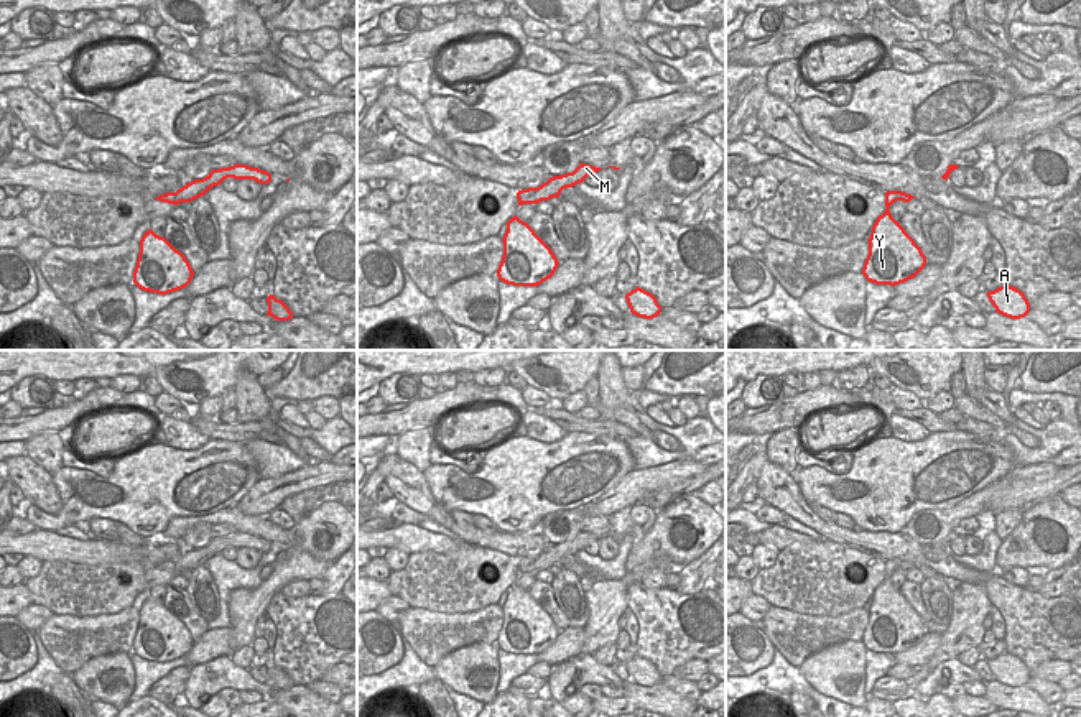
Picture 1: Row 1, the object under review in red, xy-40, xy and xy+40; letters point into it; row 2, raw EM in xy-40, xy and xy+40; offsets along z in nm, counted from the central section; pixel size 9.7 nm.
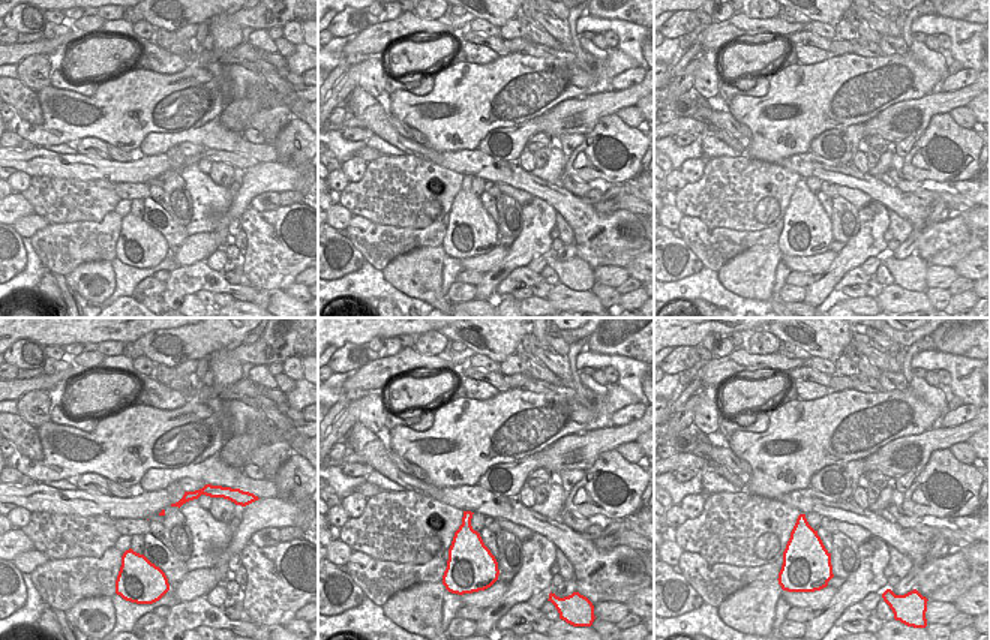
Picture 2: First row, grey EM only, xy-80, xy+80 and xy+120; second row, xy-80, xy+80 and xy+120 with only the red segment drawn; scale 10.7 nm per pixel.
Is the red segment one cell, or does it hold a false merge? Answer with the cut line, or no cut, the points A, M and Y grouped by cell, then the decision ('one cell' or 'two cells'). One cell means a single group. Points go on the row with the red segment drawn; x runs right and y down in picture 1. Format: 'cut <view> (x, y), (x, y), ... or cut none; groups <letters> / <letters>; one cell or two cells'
cut xy (528, 188), (540, 201); groups A Y / M; two cells

